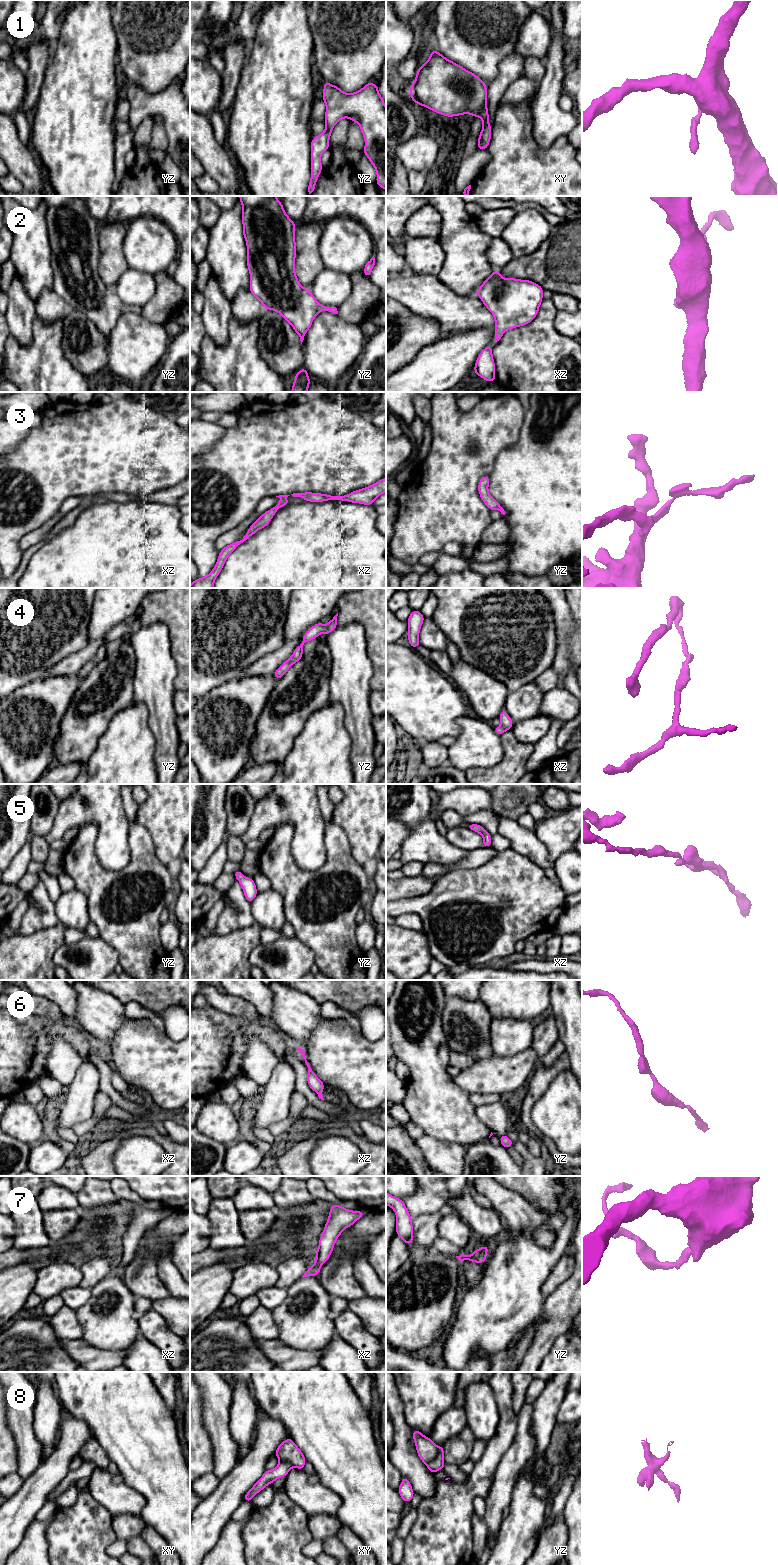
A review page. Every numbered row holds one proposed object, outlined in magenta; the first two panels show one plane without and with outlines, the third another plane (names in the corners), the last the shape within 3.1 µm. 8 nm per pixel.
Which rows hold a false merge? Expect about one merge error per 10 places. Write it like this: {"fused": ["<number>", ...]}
{"fused": ["8"]}

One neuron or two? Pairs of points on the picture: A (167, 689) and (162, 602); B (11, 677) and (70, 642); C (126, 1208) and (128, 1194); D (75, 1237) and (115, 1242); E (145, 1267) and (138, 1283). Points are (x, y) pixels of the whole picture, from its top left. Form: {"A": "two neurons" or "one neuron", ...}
{"A": "two neurons", "B": "one neuron", "C": "two neurons", "D": "one neuron", "E": "one neuron"}

